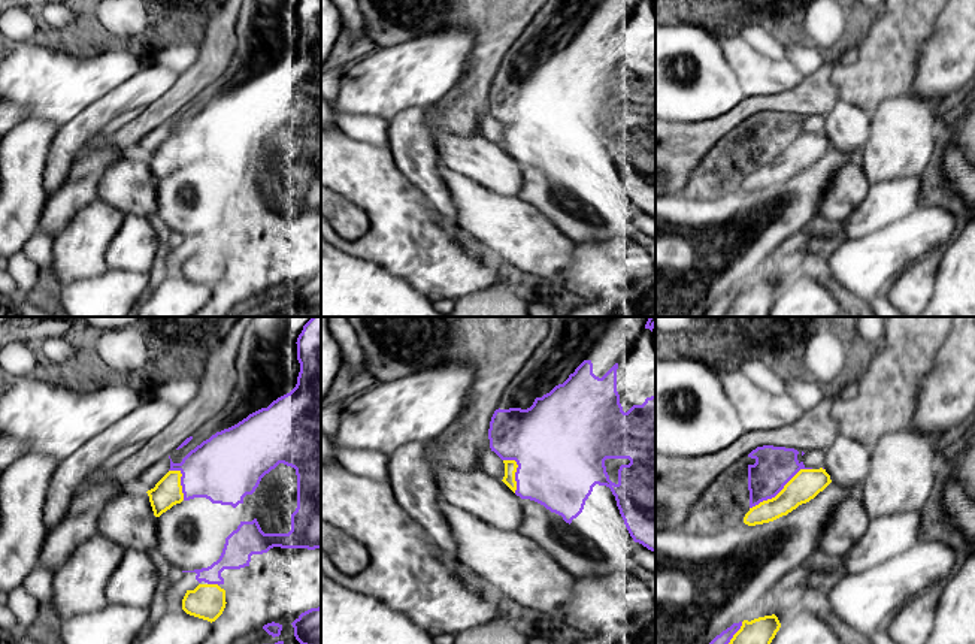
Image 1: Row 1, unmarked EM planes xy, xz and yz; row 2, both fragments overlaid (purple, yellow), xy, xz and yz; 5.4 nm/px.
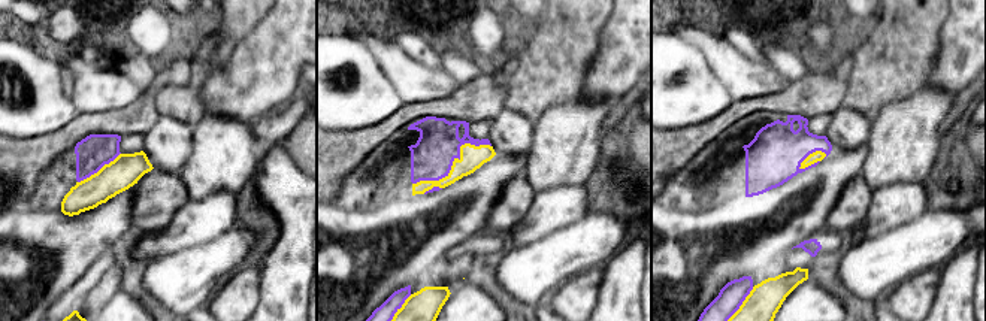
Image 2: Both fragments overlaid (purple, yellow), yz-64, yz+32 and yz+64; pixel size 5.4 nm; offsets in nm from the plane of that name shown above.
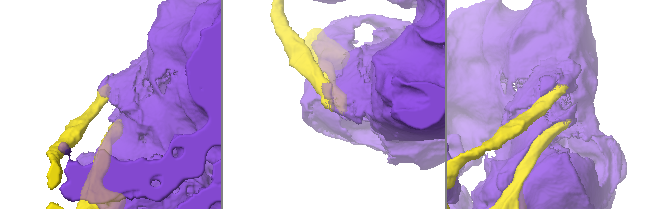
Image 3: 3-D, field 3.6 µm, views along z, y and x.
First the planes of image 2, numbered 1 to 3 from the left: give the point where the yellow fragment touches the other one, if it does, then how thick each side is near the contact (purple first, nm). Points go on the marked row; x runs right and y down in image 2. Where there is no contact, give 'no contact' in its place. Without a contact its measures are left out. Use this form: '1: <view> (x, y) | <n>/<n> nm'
1: yz-64 (99, 169) | 180/170 nm
2: yz+32 (451, 163) | 220/130 nm
3: yz+64 (811, 153) | 300/60 nm

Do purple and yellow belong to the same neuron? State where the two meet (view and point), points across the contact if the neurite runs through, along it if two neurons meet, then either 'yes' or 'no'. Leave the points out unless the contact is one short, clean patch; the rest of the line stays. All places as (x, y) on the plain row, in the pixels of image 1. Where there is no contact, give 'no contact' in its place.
yz (780, 156) | no

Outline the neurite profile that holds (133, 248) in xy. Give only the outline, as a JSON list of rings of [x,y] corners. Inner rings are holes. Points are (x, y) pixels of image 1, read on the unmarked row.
[[[125,215],[106,250],[108,269],[146,273],[157,253],[157,235],[148,217]]]

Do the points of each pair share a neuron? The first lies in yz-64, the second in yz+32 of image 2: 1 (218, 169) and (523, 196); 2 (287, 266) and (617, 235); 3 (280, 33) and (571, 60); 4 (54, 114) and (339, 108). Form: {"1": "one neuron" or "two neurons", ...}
{"1": "two neurons", "2": "two neurons", "3": "two neurons", "4": "one neuron"}

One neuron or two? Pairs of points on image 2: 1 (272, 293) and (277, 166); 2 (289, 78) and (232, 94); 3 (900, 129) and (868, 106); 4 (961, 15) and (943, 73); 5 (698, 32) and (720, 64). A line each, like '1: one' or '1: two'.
1: one
2: one
3: two
4: one
5: one

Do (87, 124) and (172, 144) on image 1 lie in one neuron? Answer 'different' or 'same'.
different

